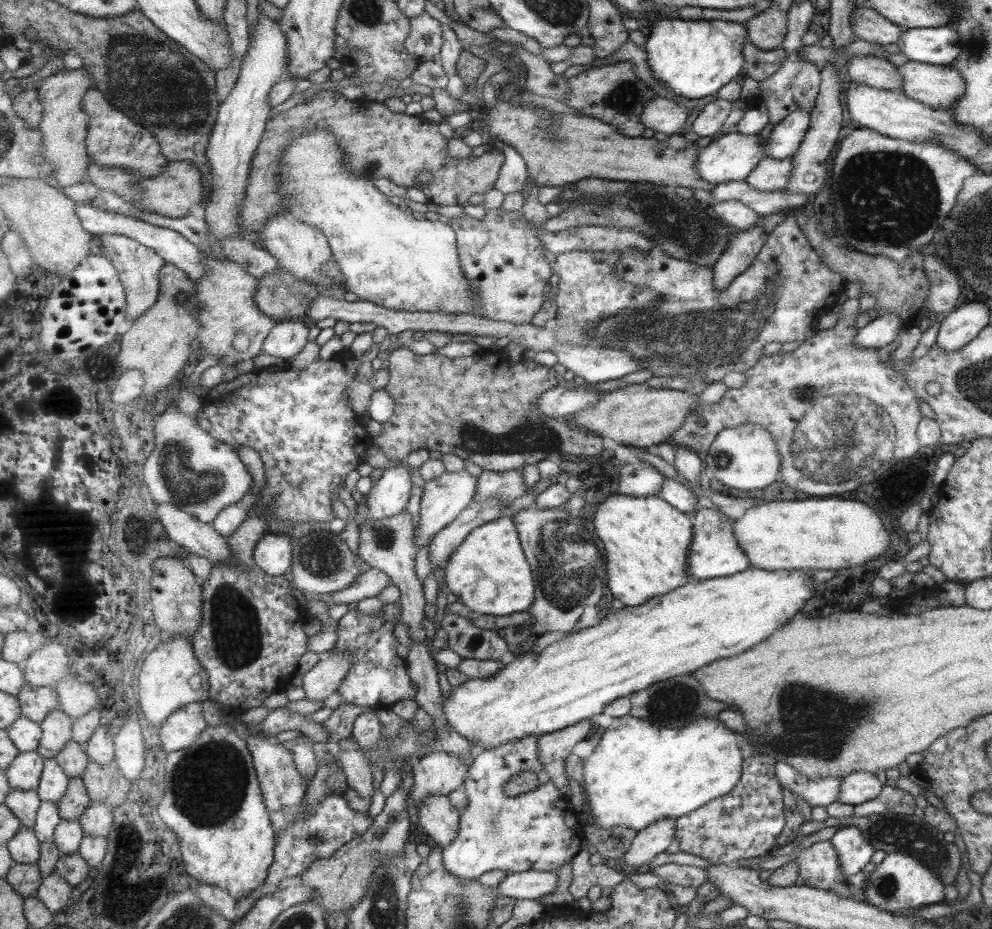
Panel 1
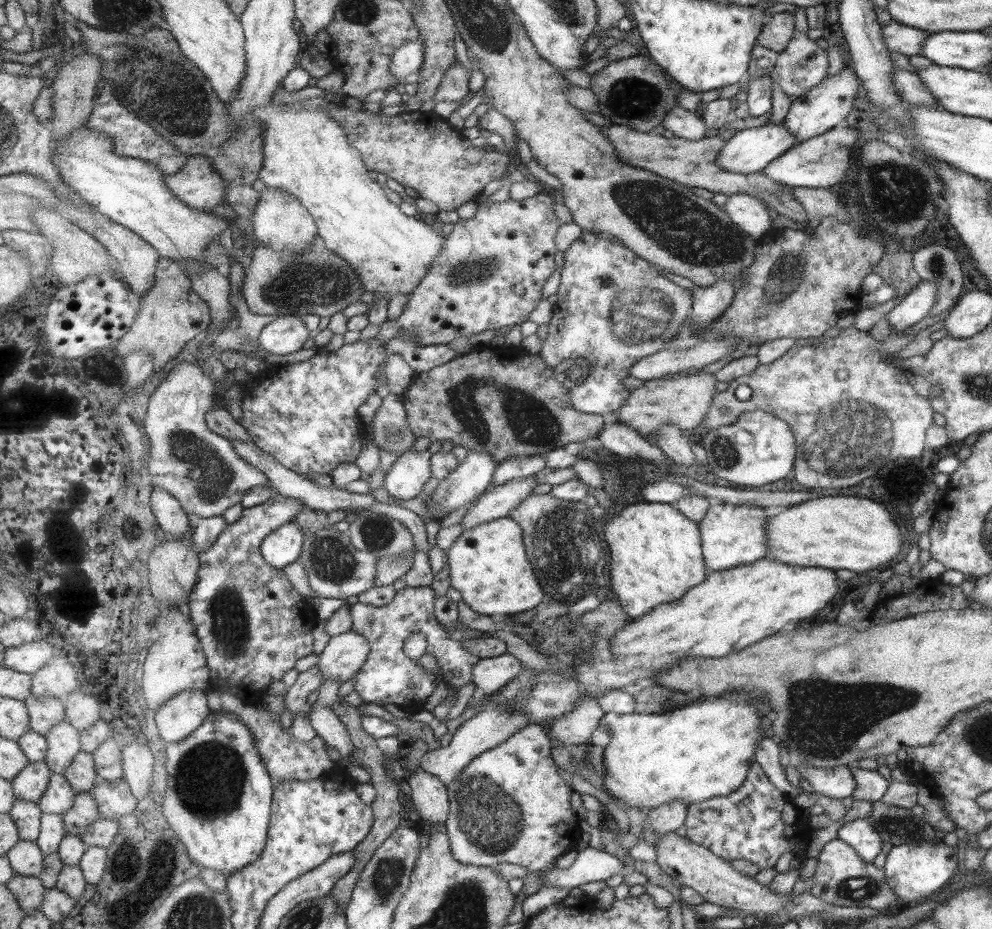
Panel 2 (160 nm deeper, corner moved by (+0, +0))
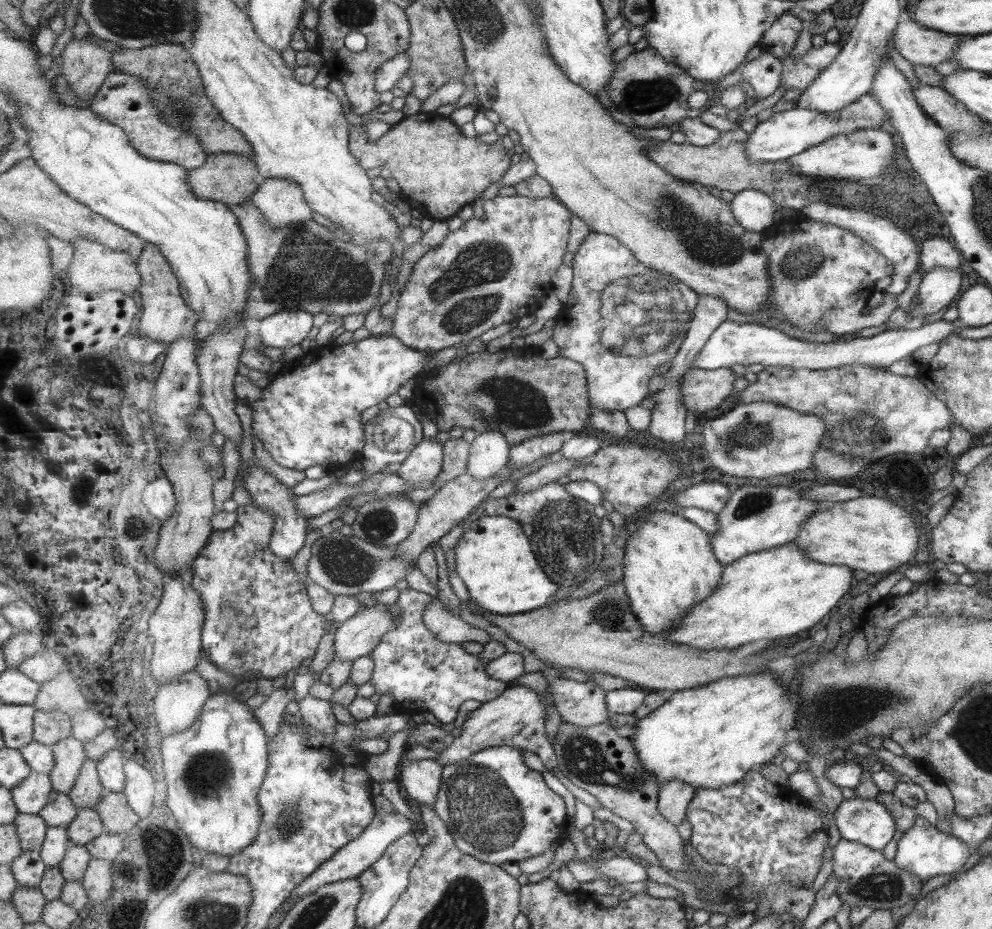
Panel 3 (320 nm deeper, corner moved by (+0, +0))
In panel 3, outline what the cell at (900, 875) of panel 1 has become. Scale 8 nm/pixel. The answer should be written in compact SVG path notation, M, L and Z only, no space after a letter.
M917 816L913 826L904 832L897 841L897 849L893 862L901 869L907 869L917 875L923 882L942 874L956 875L969 858L969 848L963 841L948 833L936 829L933 821L924 816Z

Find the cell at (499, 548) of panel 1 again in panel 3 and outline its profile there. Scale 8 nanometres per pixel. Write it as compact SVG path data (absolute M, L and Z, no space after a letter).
M482 515L470 523L456 546L457 574L471 596L485 611L516 615L553 603L557 586L541 568L523 525L508 516Z

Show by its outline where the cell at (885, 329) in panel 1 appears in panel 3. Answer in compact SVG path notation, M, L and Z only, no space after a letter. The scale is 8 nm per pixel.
M933 267L922 275L919 288L915 294L915 303L909 304L909 318L929 316L950 306L953 298L959 295L961 287L961 270L959 267L948 269Z

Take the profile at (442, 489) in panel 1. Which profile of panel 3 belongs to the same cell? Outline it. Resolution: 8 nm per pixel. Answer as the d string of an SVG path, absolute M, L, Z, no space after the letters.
M499 431L476 434L472 445L467 472L478 479L498 474L511 460L511 445Z

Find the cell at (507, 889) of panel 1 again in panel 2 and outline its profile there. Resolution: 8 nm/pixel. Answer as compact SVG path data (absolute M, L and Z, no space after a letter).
M587 847L576 852L576 860L565 869L554 867L544 874L544 886L577 888L589 882L607 881L625 870L625 864L613 854Z

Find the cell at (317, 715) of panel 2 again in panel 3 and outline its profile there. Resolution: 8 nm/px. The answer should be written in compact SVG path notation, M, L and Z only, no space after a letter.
M307 694L299 702L299 715L302 720L324 733L334 733L337 726L337 718L333 714L332 702L321 700Z

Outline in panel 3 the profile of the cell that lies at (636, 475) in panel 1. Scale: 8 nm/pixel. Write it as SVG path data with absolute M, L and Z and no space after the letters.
M711 480L693 484L679 491L677 496L670 496L669 501L673 501L679 508L693 506L712 512L716 516L726 506L729 497L729 488L726 485Z

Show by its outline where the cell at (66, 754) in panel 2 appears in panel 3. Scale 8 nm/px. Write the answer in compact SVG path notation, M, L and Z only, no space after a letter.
M70 736L52 747L56 756L55 769L50 775L54 791L69 795L75 788L83 764L87 761L88 752L85 744L74 736Z

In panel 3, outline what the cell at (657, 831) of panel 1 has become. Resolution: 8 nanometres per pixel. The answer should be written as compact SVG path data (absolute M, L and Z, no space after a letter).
M665 782L658 786L657 812L669 824L677 827L686 817L686 810L695 791L683 782Z

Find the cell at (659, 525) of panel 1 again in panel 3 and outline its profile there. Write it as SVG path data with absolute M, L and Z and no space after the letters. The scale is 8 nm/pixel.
M656 511L639 520L626 548L623 582L644 631L661 636L668 626L688 614L688 610L714 594L724 569L717 559L709 534L679 513Z

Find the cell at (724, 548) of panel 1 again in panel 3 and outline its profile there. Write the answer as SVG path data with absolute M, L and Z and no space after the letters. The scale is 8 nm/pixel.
M783 486L738 487L716 515L720 527L709 534L714 555L722 565L727 565L742 556L791 543L800 532L800 526L812 518L816 509L821 507L799 494L799 490Z

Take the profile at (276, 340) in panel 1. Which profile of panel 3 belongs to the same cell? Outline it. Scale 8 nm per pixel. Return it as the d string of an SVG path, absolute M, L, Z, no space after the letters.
M285 310L259 323L264 346L285 348L300 345L313 330L313 314L303 310Z

